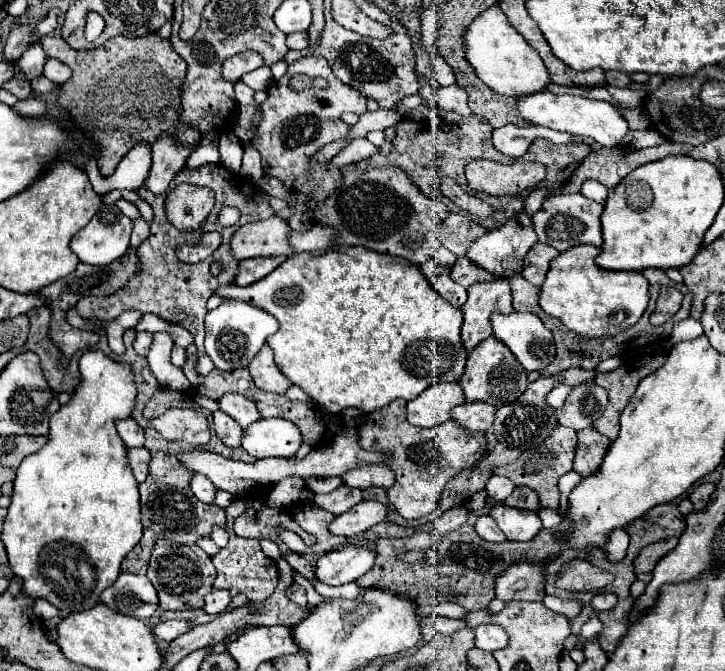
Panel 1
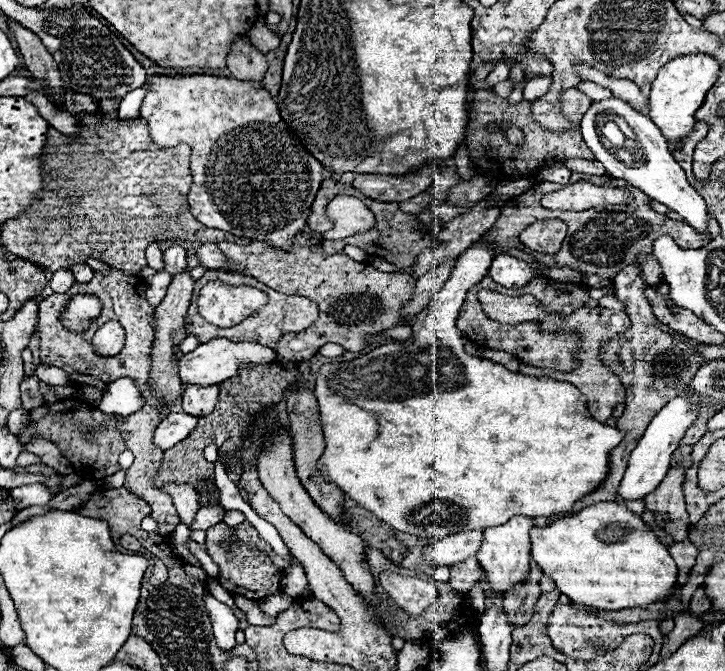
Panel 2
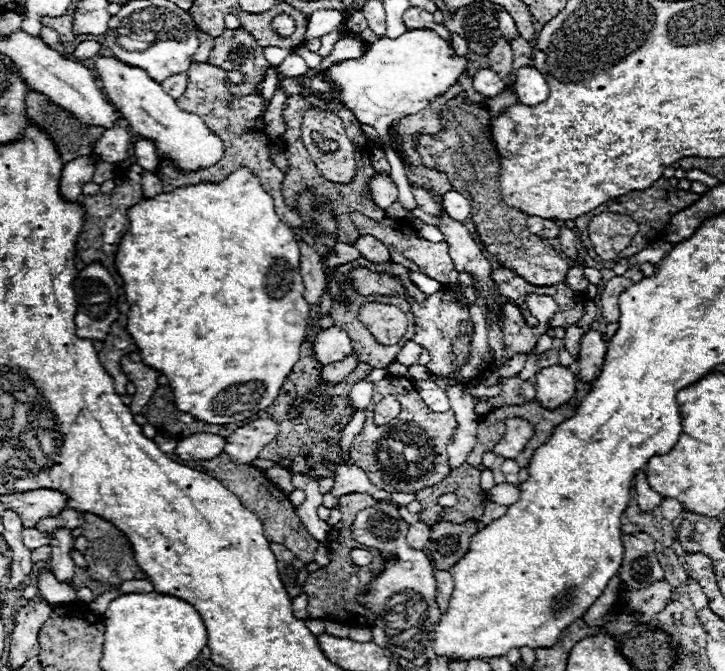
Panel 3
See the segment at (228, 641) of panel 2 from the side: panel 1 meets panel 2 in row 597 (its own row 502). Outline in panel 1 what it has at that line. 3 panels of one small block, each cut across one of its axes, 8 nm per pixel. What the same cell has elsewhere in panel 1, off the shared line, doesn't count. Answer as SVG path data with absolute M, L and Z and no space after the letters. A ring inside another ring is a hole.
M192 474L190 478L190 490L194 492L194 496L206 504L214 504L214 484L204 476L204 474Z

